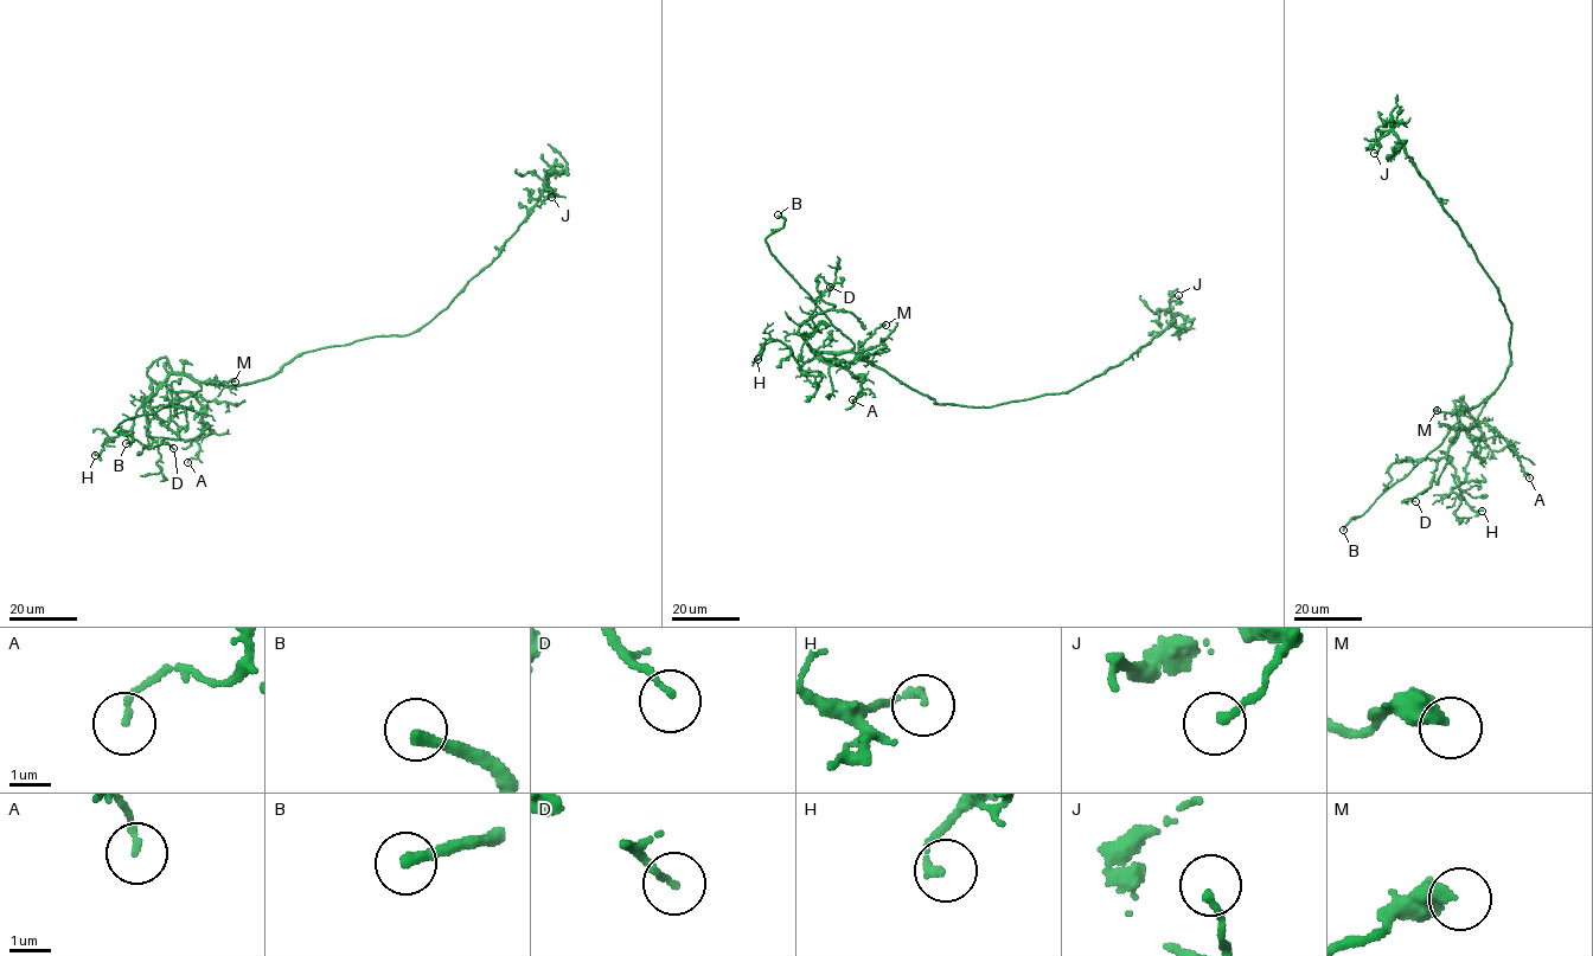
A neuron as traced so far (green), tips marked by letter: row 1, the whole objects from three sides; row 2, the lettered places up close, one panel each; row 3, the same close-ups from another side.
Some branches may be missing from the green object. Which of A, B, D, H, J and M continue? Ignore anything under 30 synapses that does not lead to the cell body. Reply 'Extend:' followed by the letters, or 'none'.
Extend: B

